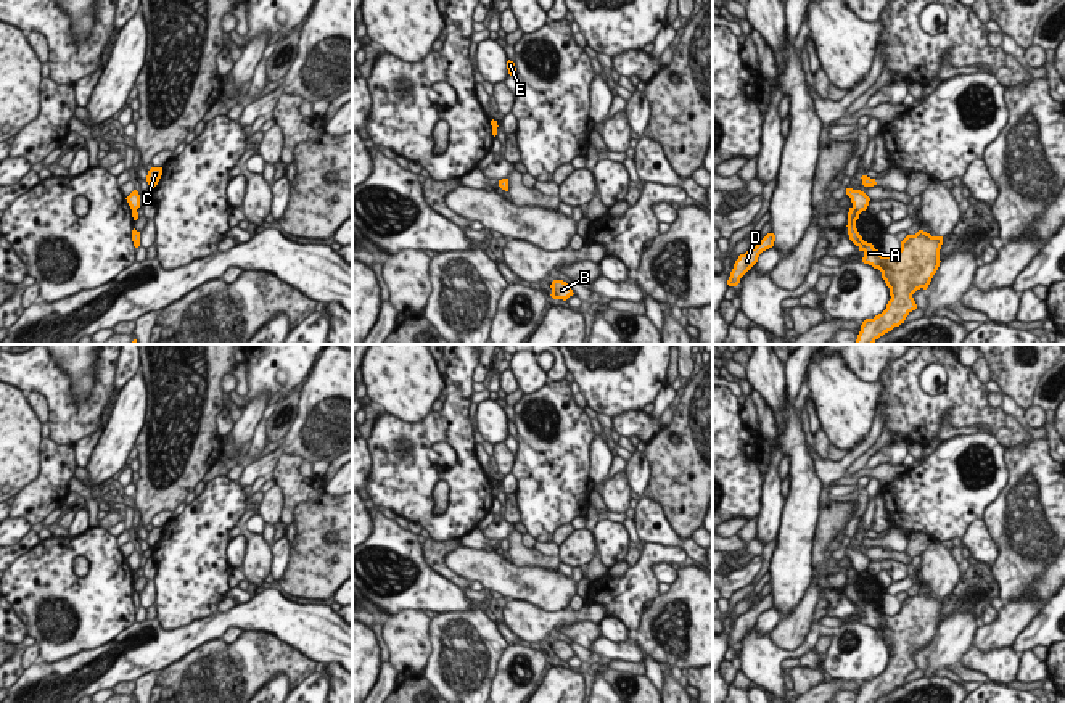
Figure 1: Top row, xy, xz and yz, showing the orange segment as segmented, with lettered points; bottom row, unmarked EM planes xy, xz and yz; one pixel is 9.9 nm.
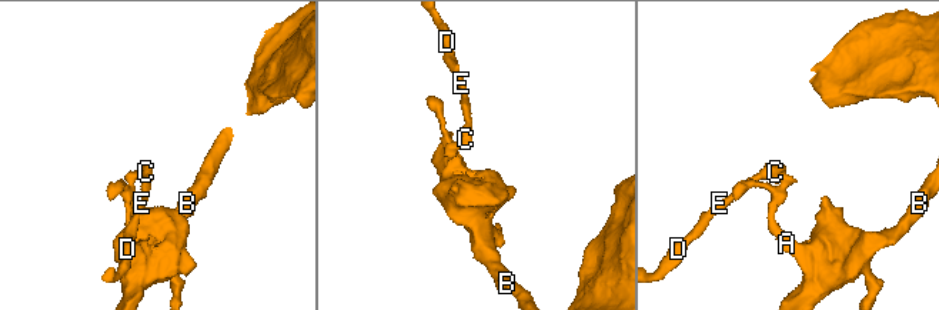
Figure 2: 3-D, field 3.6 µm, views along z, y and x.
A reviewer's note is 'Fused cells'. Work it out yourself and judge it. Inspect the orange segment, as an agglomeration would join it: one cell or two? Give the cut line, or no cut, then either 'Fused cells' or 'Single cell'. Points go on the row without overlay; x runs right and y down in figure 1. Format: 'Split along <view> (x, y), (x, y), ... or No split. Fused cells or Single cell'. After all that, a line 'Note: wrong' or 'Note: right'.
Split along yz (853, 567), (859, 573). Fused cells
Note: right

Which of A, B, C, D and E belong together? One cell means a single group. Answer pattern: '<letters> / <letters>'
A B / C D E

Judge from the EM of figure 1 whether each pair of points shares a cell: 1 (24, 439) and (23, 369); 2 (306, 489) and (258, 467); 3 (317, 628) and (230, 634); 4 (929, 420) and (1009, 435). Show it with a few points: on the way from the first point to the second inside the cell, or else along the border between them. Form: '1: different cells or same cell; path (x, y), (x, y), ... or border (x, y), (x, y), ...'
1: different cells; border (16, 386), (24, 394)
2: different cells; border (304, 459), (295, 454), (282, 454), (272, 472)
3: different cells; border (242, 629), (229, 626), (219, 637)
4: same cell; path (948, 411), (977, 411), (990, 417)

